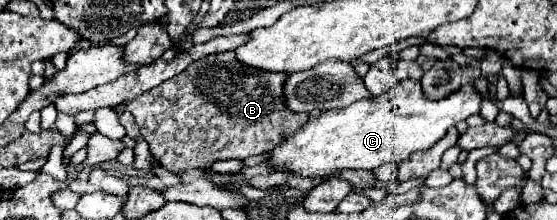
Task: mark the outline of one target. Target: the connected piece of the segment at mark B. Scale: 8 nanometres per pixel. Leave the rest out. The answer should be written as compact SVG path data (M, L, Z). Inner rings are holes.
M221 52L191 62L185 72L161 82L157 88L151 88L149 92L143 92L125 104L135 116L141 136L149 142L151 154L159 158L167 170L179 174L189 168L211 168L219 160L245 160L249 156L271 152L277 144L299 132L307 124L309 114L295 114L285 108L285 102L281 100L281 82L285 82L285 76L241 68L233 52Z

